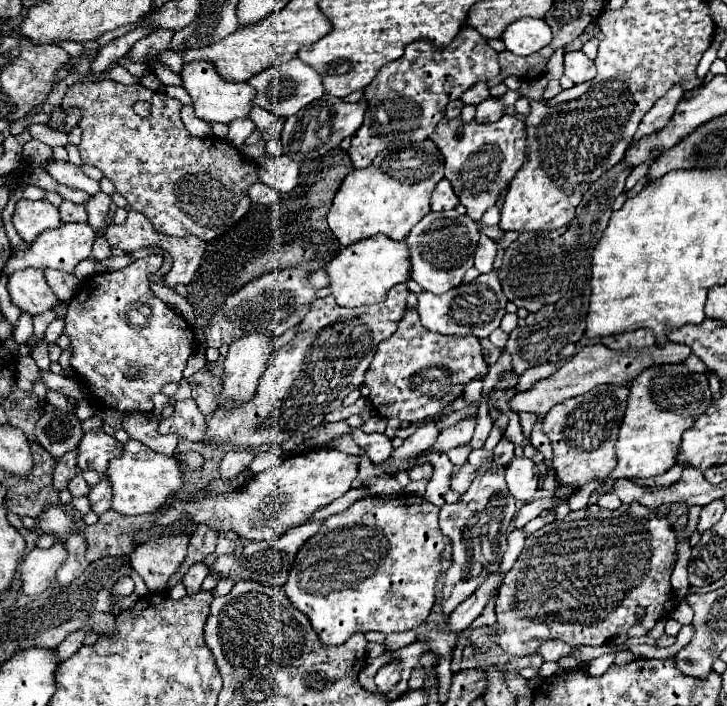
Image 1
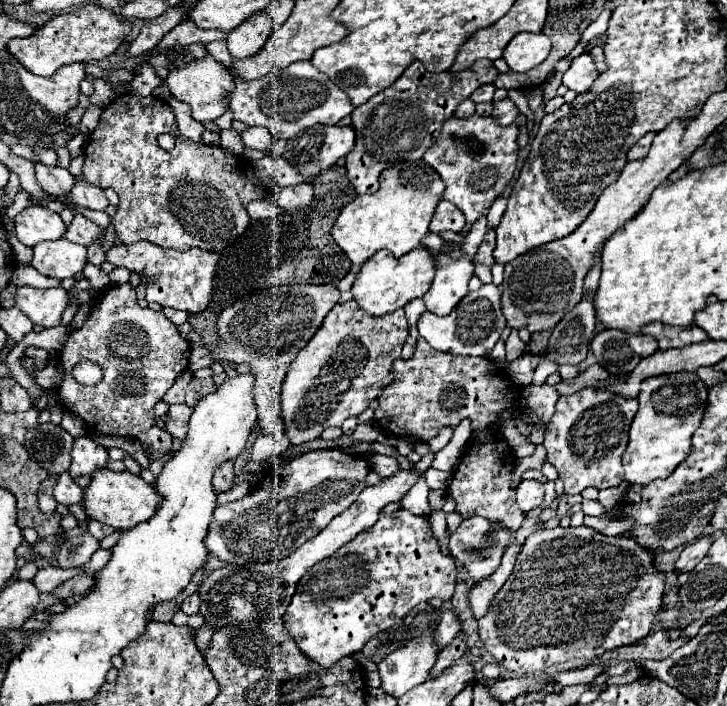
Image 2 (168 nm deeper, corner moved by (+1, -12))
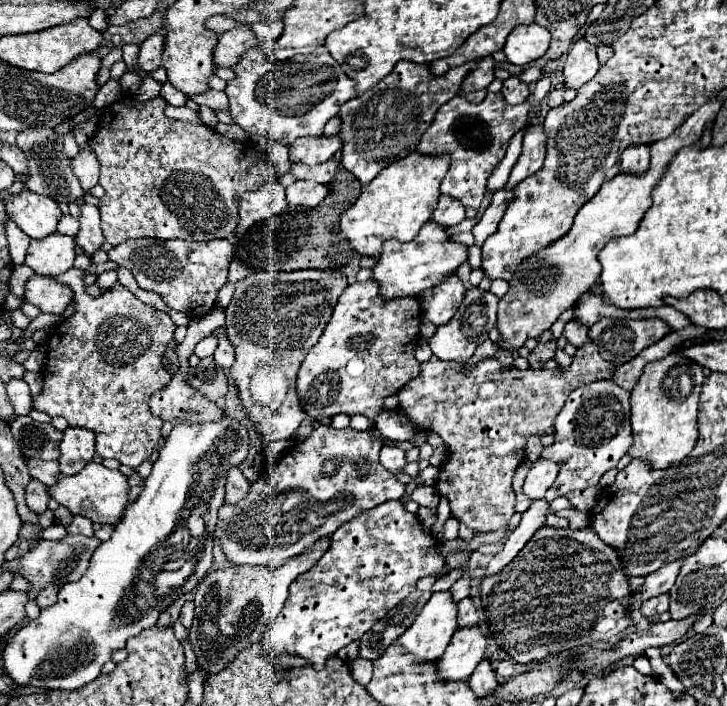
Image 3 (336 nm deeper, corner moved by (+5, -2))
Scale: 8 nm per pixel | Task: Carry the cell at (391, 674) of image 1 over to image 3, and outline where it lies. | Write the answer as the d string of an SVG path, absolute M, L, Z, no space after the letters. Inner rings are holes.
M434 592L412 626L396 642L418 660L432 662L446 650L456 628L456 604L452 602L452 594Z

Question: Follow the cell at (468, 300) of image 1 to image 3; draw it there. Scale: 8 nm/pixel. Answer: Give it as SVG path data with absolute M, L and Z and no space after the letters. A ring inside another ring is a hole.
M478 286L470 288L460 304L460 308L456 310L456 314L452 316L452 320L448 324L442 324L436 328L434 336L428 340L432 352L436 358L440 360L456 360L456 362L466 362L472 358L474 350L488 340L488 332L494 328L496 324L496 310L498 310L498 296L492 292L482 292Z

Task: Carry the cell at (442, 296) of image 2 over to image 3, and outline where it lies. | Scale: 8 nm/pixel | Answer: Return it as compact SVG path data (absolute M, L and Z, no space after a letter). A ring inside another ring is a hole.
M456 274L446 276L440 284L432 288L430 300L422 302L424 318L436 326L448 322L454 316L454 310L460 306L464 292L464 284Z

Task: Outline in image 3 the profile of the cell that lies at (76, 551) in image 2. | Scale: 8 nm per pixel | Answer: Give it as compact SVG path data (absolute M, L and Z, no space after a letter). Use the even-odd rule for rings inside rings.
M74 516L72 524L68 526L68 534L82 534L82 536L94 536L92 522L84 516Z

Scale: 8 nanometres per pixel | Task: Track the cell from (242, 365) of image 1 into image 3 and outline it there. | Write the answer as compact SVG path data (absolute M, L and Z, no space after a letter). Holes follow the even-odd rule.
M222 416L218 422L178 422L170 436L166 438L164 448L160 450L158 460L154 462L152 474L146 478L146 486L138 500L126 506L126 514L120 524L114 526L110 540L102 542L92 558L90 566L78 582L68 582L58 592L58 602L44 608L38 618L22 626L16 636L6 644L2 658L6 674L22 686L34 686L44 690L78 690L88 682L100 676L100 668L110 660L112 652L124 648L130 636L140 634L158 620L158 610L166 610L180 594L196 588L196 584L208 574L212 566L212 544L214 544L214 526L218 522L218 508L224 502L224 480L230 466L240 466L248 454L248 432L232 416ZM178 562L192 562L192 574L180 588L170 590L166 596L158 596L154 588L154 578L166 566L176 566ZM68 656L80 658L80 664L68 668ZM44 662L58 664L60 670L46 672Z

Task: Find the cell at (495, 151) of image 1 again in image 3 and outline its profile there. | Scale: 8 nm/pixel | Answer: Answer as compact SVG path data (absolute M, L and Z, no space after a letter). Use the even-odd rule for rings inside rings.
M488 94L480 104L468 102L464 96L452 98L438 110L438 118L430 124L430 130L422 136L416 150L422 154L448 154L450 170L442 180L442 194L458 198L464 208L478 208L486 194L486 180L504 158L508 140L516 130L524 128L528 122L530 104L522 102L518 106L506 106L502 94Z

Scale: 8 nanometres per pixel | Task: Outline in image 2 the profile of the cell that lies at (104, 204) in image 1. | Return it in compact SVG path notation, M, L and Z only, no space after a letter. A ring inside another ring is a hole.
M76 176L74 188L72 188L72 198L76 204L80 204L84 208L92 208L92 210L104 210L108 206L104 190L94 184L88 184L80 176Z

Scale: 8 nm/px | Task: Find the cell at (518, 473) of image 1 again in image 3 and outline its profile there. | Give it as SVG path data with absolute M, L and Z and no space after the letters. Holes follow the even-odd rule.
M536 460L524 480L524 488L522 488L524 496L532 500L544 498L546 490L552 486L556 476L558 476L558 464L550 460Z

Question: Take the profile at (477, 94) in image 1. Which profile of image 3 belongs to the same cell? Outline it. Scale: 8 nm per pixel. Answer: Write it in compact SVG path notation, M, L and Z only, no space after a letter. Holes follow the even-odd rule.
M492 56L484 58L476 70L472 70L464 84L462 84L462 92L474 92L474 90L484 90L490 82L494 80L494 60Z

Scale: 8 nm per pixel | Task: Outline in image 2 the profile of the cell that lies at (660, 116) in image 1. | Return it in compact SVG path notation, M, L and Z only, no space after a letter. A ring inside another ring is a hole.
M652 132L646 134L646 136L642 136L642 140L638 140L638 142L630 148L630 152L628 152L628 160L642 160L642 158L646 158L648 148L650 148L650 144L652 144L652 138L654 138Z

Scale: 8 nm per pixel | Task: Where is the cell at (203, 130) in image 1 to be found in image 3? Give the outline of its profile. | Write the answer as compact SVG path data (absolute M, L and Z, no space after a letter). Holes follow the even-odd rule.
M164 82L162 84L162 92L160 92L160 96L168 102L168 104L172 104L172 106L184 106L186 104L186 96L180 92L180 90L176 90L170 82Z

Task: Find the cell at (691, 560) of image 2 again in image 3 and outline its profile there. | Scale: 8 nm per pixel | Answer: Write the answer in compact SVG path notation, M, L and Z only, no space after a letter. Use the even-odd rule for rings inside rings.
M678 558L674 562L666 562L662 568L648 574L646 582L642 584L642 600L648 600L652 596L668 592L672 588L672 584L674 584L678 572L680 572L682 562L684 562L684 558Z

